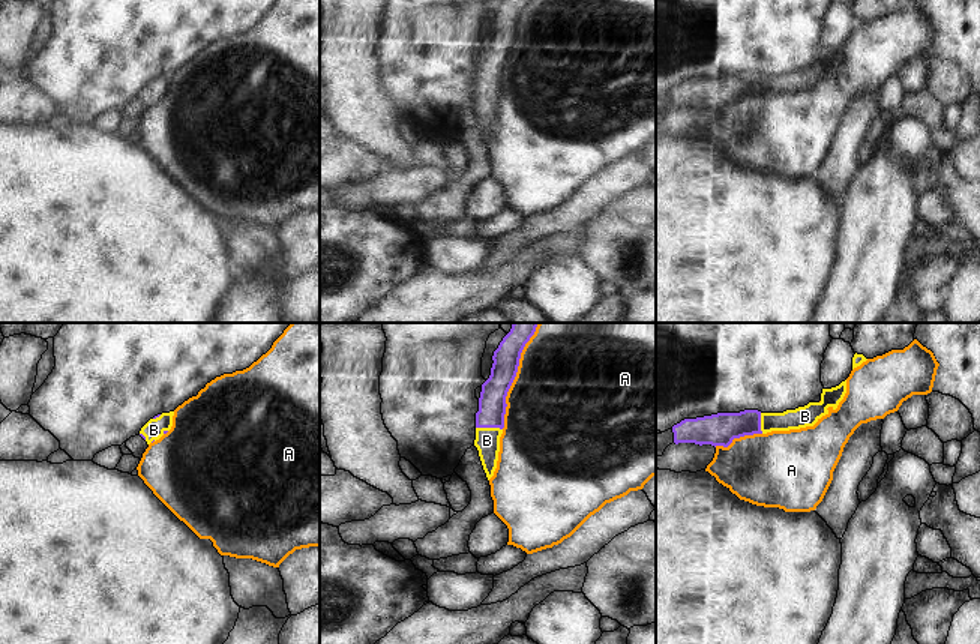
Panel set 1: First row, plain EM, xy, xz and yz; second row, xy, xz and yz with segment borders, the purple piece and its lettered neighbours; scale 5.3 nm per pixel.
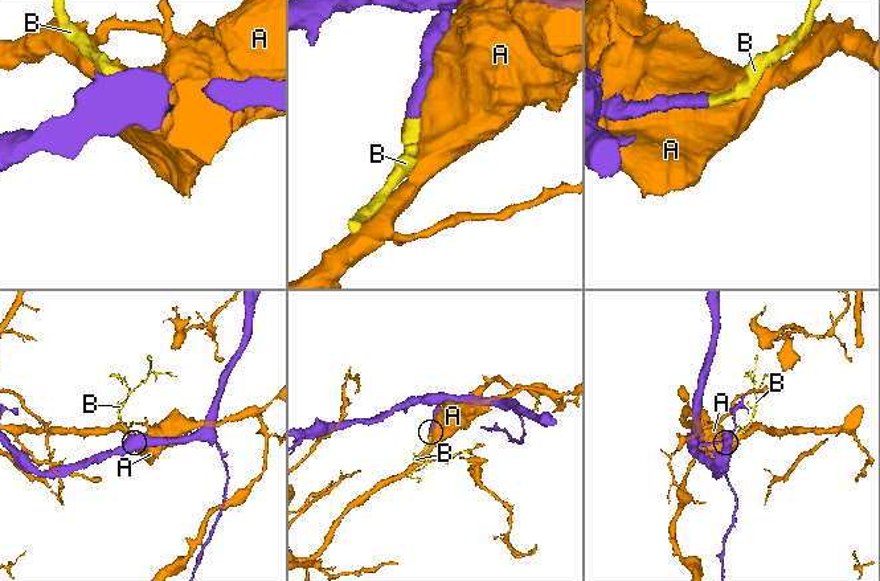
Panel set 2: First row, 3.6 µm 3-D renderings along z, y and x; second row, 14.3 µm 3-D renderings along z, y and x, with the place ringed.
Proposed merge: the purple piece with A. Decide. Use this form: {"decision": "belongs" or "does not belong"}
{"decision": "does not belong"}

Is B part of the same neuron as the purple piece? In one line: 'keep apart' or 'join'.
join

